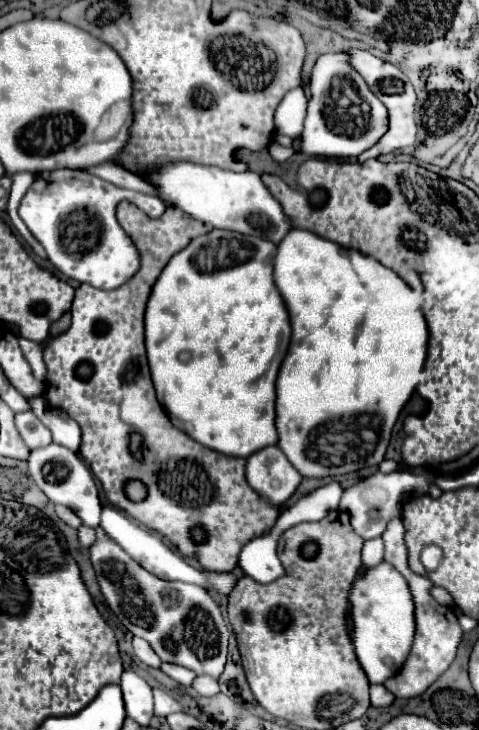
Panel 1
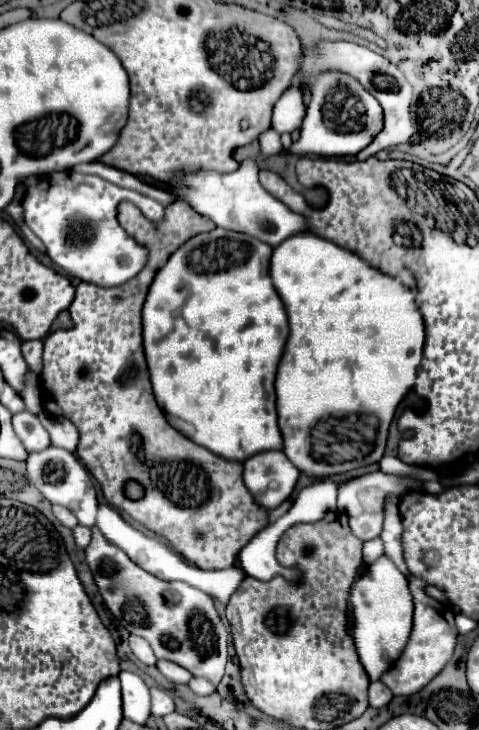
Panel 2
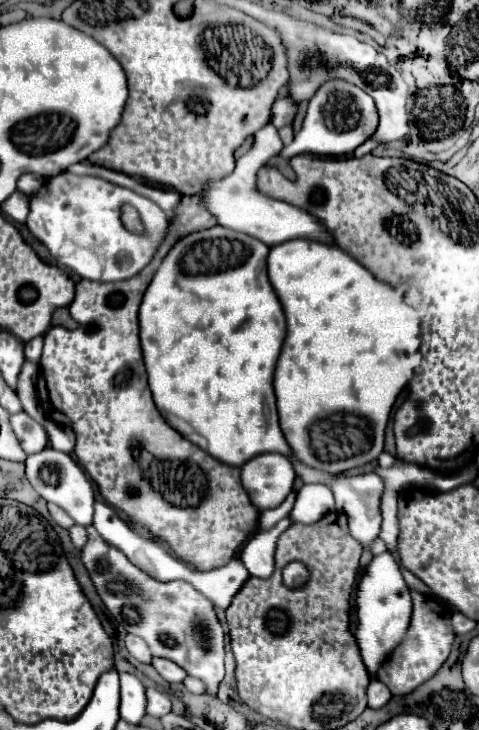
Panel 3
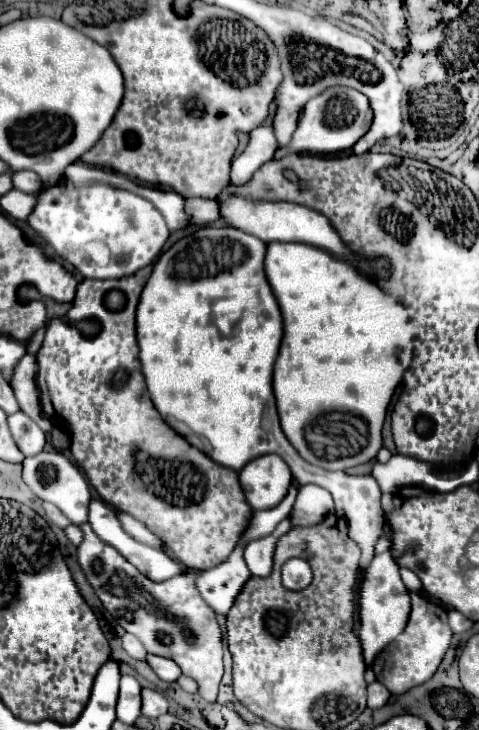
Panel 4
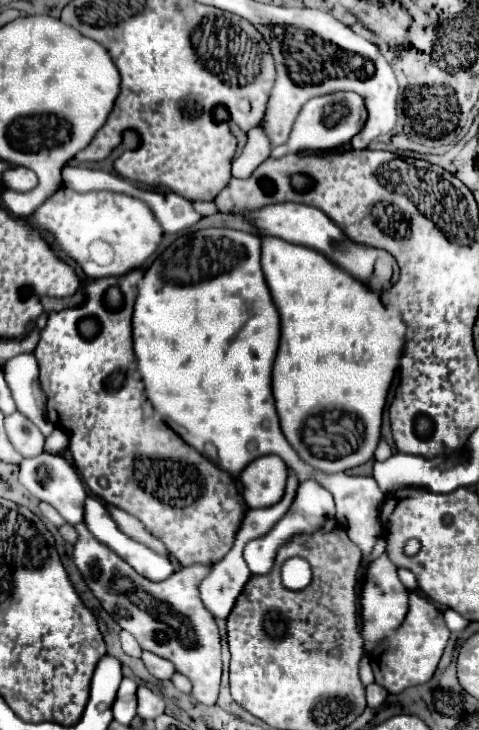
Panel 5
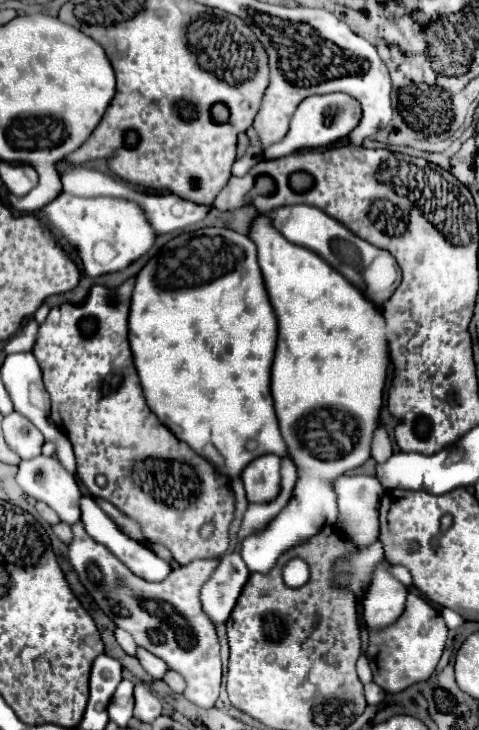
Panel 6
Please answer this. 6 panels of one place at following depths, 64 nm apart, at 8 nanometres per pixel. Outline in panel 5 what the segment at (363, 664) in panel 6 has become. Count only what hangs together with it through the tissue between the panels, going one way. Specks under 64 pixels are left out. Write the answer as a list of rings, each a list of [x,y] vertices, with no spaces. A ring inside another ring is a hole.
[[[364,652],[359,663],[359,675],[360,680],[362,680],[362,684],[370,684],[370,682],[374,682],[374,673],[370,666],[370,657],[366,652]]]

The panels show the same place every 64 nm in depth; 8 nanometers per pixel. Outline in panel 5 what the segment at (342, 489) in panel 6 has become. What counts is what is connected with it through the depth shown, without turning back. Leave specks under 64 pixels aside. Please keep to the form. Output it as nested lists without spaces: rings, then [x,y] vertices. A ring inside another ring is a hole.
[[[208,228],[208,230],[198,230],[186,236],[176,238],[176,242],[172,242],[154,262],[152,266],[144,272],[142,282],[138,284],[138,296],[136,296],[136,304],[134,304],[134,316],[132,316],[132,340],[134,340],[134,354],[136,354],[136,362],[138,362],[138,370],[142,376],[142,382],[146,386],[146,396],[152,402],[154,410],[164,416],[166,422],[176,424],[176,432],[198,452],[202,452],[202,448],[210,442],[216,446],[218,450],[218,458],[220,458],[220,468],[230,472],[232,478],[236,480],[240,476],[240,472],[258,456],[266,456],[266,454],[276,454],[280,456],[286,466],[294,468],[294,472],[298,474],[298,480],[306,480],[306,478],[314,478],[318,480],[326,490],[332,492],[334,500],[336,500],[336,518],[340,520],[340,524],[346,528],[348,538],[362,550],[362,554],[366,556],[372,546],[376,544],[376,540],[382,536],[382,524],[380,524],[380,504],[384,500],[382,490],[378,488],[376,480],[370,476],[348,476],[348,474],[322,474],[316,472],[314,468],[310,468],[308,464],[304,464],[296,452],[292,450],[292,446],[286,442],[280,426],[278,426],[278,416],[276,416],[276,408],[274,408],[274,398],[272,398],[272,388],[270,388],[270,378],[272,378],[272,364],[274,364],[274,356],[276,356],[276,348],[278,348],[278,338],[280,338],[280,322],[278,322],[278,312],[272,306],[272,298],[266,286],[266,280],[262,276],[262,268],[260,268],[260,238],[254,234],[246,234],[246,232],[238,232],[238,230],[230,230],[230,228]]]

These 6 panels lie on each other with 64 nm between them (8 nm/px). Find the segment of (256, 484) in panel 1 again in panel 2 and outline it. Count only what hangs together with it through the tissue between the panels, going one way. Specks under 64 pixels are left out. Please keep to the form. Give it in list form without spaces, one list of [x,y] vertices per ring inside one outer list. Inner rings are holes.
[[[280,450],[260,452],[244,462],[244,484],[254,500],[272,510],[294,490],[300,472]]]

